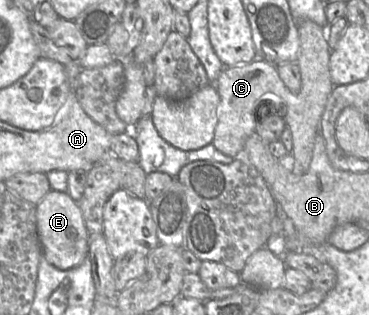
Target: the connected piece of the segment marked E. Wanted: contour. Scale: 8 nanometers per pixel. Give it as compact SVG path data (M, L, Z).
M51 189L36 206L36 221L42 255L50 265L59 270L70 270L86 259L89 233L77 202L67 193Z

